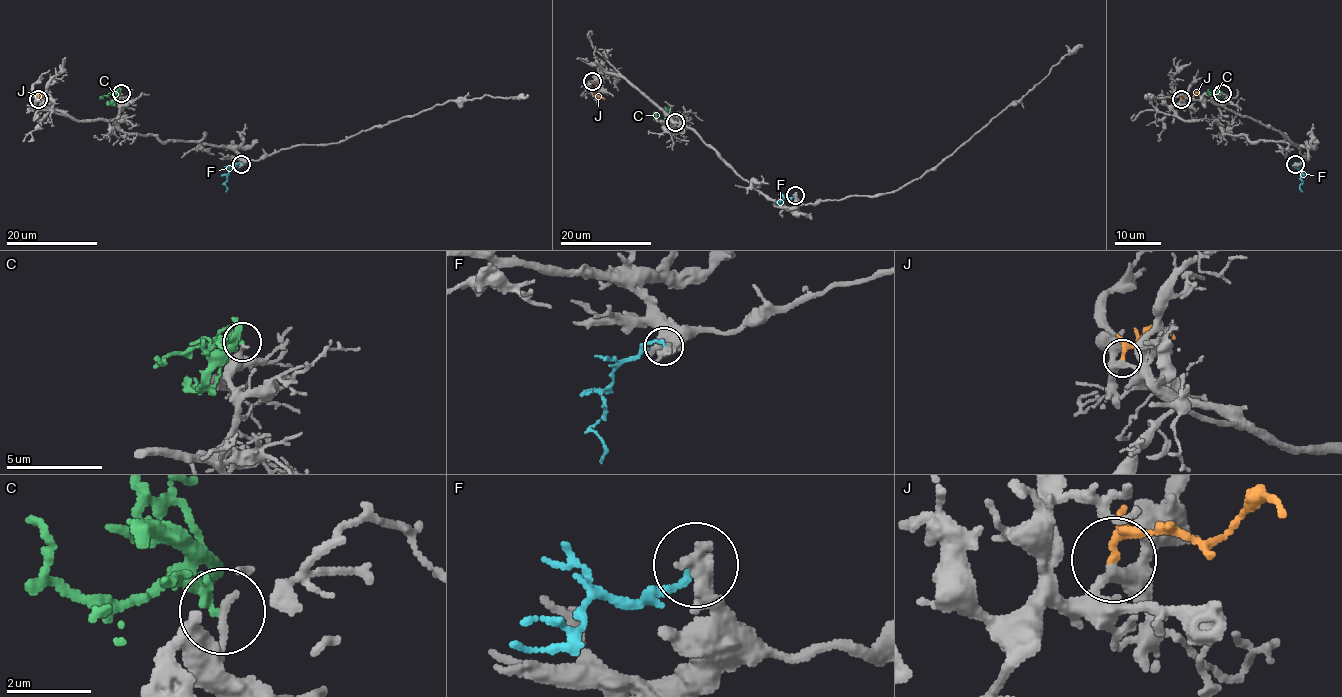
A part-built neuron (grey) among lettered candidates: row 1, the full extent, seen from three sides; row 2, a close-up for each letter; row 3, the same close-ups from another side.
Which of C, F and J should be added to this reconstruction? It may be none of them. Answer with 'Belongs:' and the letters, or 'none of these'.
Belongs: J

